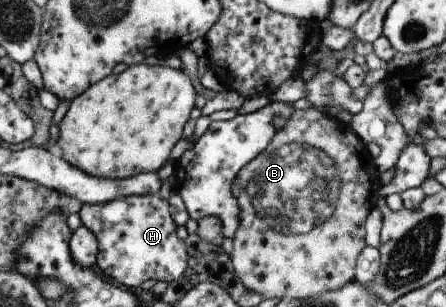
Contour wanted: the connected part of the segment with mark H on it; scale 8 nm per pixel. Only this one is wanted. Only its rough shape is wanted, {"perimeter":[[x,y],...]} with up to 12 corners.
{"perimeter":[[158,194],[83,204],[96,266],[119,286],[183,275]]}

